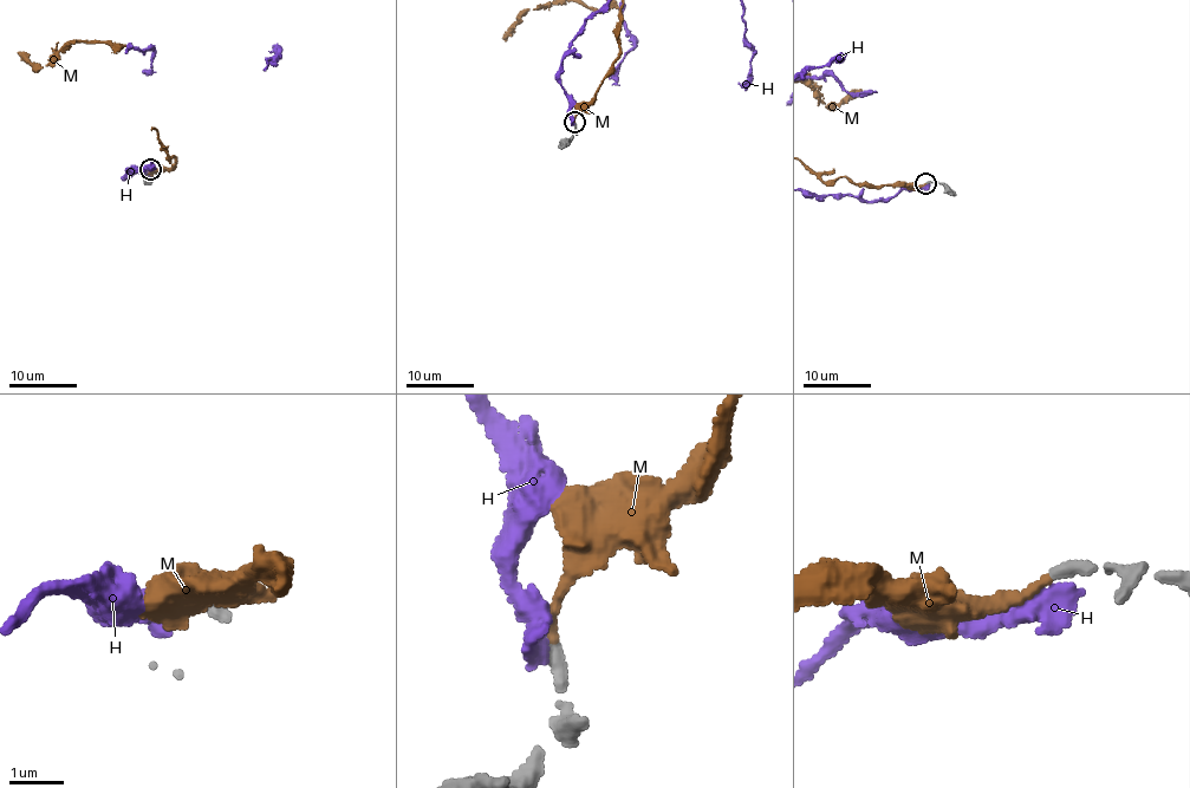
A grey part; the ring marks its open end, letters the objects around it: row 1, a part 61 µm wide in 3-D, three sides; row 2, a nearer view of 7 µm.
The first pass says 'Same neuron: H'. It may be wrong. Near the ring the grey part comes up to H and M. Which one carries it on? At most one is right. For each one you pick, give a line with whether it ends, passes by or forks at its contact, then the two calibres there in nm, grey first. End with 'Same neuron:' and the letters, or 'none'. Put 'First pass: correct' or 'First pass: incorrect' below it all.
M: It ends there. Thickness 200 nm (grey) against 150 nm
Same neuron: M
First pass: incorrect

